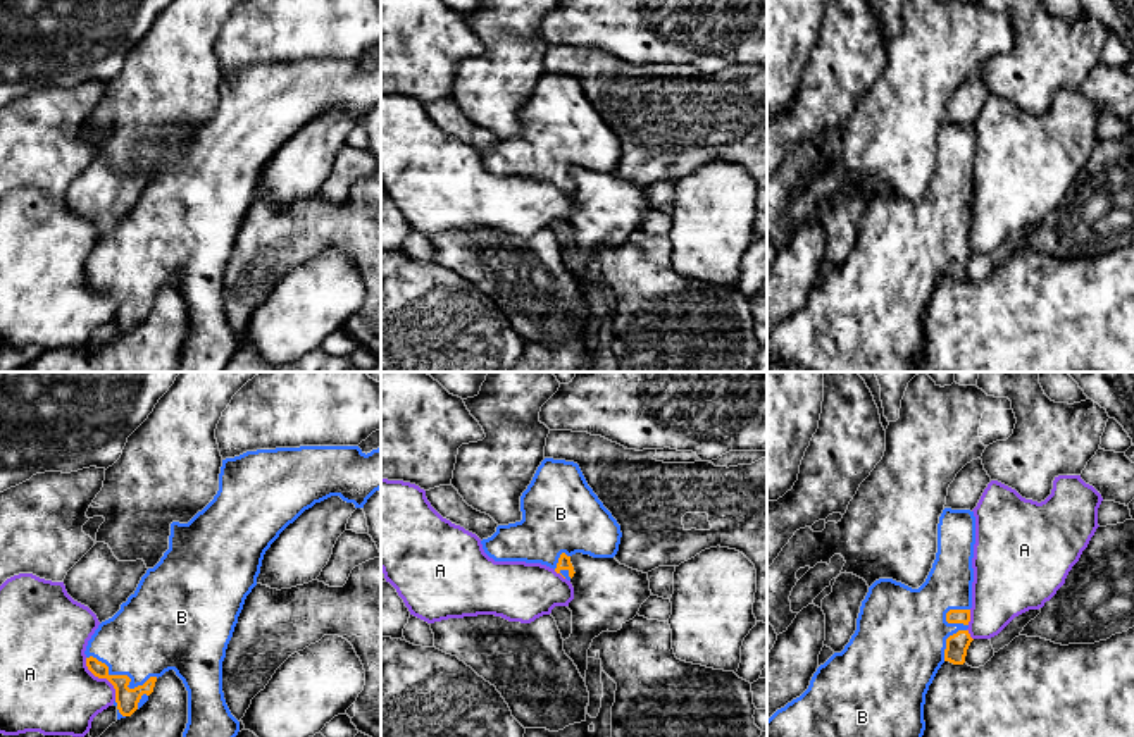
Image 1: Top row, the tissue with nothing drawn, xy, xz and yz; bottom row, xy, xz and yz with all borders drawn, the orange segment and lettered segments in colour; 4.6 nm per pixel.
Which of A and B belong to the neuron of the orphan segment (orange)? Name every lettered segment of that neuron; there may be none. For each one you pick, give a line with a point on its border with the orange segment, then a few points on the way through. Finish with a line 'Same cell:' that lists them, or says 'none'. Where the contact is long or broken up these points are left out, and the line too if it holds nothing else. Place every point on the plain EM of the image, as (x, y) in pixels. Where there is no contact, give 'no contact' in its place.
B: contact xy (124, 290)
Same cell: B

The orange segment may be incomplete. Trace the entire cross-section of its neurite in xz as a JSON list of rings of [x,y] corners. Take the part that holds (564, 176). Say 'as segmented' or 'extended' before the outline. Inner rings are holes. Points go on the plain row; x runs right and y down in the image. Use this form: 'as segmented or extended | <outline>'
extended | [[[545,72],[520,110],[520,126],[520,136],[498,139],[491,152],[481,155],[484,167],[495,176],[541,177],[570,195],[576,188],[570,177],[572,169],[614,172],[619,165],[620,139],[574,76]]]

